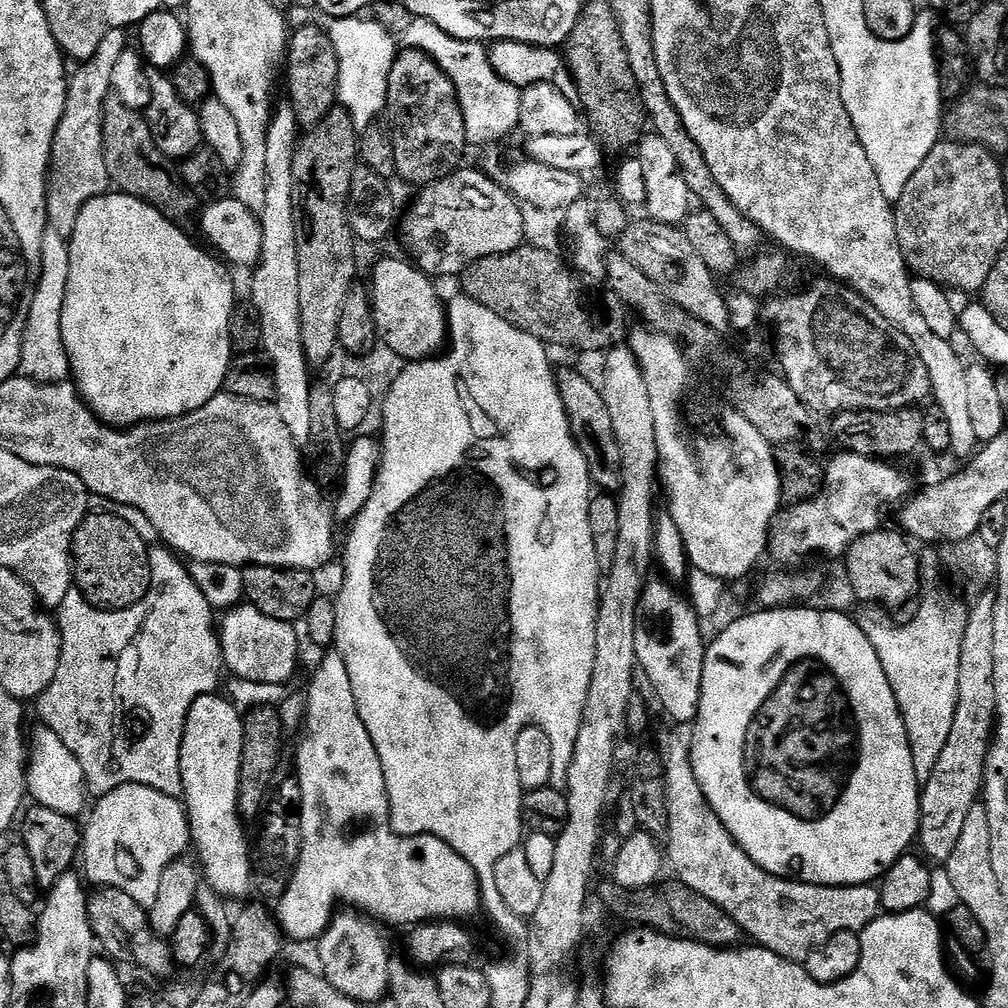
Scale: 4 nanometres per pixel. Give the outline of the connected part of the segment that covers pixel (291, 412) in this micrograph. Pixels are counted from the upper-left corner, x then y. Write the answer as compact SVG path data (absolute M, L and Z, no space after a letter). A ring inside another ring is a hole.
M284 104L277 111L273 111L267 125L265 140L265 164L268 188L265 190L264 203L266 207L262 212L262 242L258 263L255 265L256 273L252 276L252 304L260 315L260 336L264 339L263 355L266 357L271 369L272 377L276 383L276 399L274 401L282 422L286 424L288 437L298 446L310 444L310 417L309 399L311 383L308 378L310 365L304 351L304 343L300 334L300 311L298 310L298 250L296 249L296 231L294 230L294 214L292 213L292 172L293 154L300 134L300 127L296 115L290 104Z

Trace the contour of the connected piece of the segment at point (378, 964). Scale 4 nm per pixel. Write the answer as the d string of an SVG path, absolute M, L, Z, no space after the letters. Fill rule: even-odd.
M342 911L329 921L317 939L318 942L321 938L318 942L320 974L336 993L368 1006L387 997L392 958L375 923L359 913Z

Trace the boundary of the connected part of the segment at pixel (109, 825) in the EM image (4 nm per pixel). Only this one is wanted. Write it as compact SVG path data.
M123 784L114 790L110 790L105 796L95 801L96 805L87 813L88 825L82 828L82 864L84 860L83 875L96 883L96 886L105 888L117 888L130 894L134 902L148 911L153 908L155 899L166 870L174 866L182 858L184 847L189 847L190 833L188 831L188 817L186 809L177 797L166 796L156 790L150 790L150 786L141 784Z

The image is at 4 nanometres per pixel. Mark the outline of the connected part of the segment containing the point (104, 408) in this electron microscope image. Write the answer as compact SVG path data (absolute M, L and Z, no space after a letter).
M112 190L103 196L94 197L86 202L86 206L82 206L67 241L68 277L66 296L62 302L62 342L66 346L70 376L80 399L105 425L135 426L149 420L172 420L176 416L183 416L185 412L198 410L206 406L206 402L221 395L228 367L233 362L231 324L232 307L236 304L236 288L232 285L231 278L224 273L225 265L207 247L199 248L176 224L179 223L163 216L154 205L147 204L139 195Z

